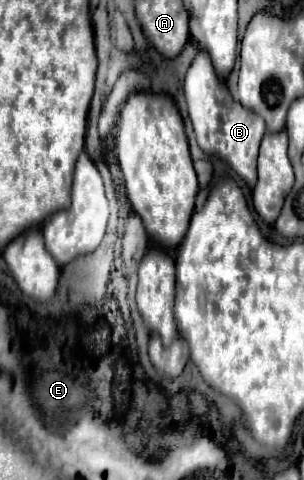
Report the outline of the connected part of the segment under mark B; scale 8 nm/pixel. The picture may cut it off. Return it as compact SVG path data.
M197 52L191 68L187 70L183 92L199 148L229 162L229 166L253 188L253 184L257 182L259 144L265 134L265 122L261 120L261 116L245 110L231 98L225 82L217 78L207 52Z

